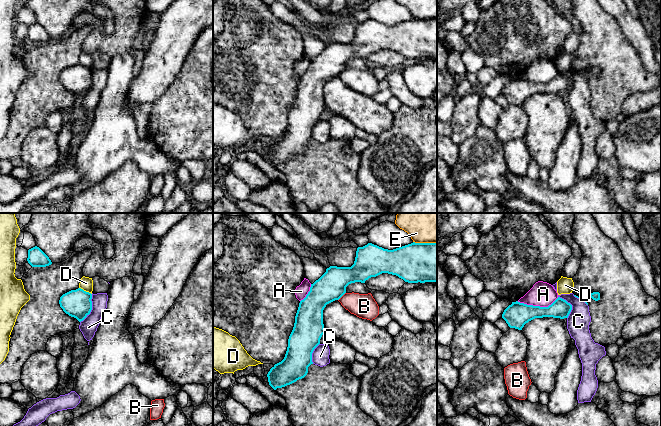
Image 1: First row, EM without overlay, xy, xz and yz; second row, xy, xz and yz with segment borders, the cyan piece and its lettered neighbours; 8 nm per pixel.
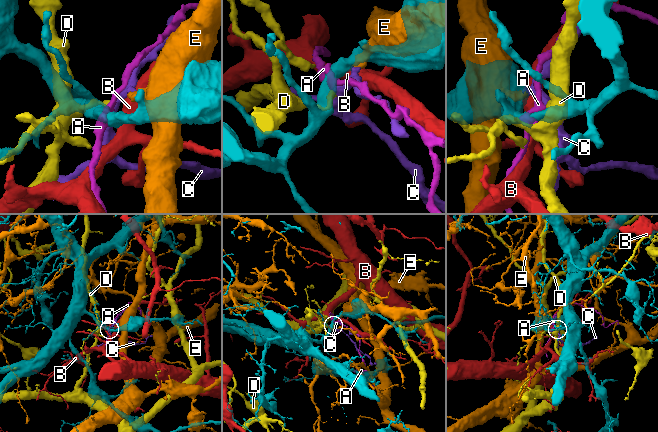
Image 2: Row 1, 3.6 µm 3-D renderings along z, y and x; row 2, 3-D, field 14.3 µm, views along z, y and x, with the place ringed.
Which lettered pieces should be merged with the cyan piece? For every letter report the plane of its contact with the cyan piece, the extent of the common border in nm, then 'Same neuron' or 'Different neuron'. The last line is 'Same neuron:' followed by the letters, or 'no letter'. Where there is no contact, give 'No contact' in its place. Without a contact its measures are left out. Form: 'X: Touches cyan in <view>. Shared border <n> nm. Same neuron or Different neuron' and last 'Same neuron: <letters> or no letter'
A: Touches cyan in yz. Shared border 340 nm. Different neuron
B: Touches cyan in xz. Shared border 90 nm. Different neuron
C: Touches cyan in xy. Shared border 260 nm. Different neuron
D: Touches cyan in xy. Shared border 120 nm. Different neuron
E: Touches cyan in xz. Shared border 190 nm. Different neuron
Same neuron: no letter

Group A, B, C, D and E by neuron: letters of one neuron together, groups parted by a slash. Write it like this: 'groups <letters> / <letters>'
groups A / B / C E / D

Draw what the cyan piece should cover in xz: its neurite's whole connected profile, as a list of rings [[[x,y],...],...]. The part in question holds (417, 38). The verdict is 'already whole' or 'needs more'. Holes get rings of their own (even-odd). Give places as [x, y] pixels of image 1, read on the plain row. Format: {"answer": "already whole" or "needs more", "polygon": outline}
{"answer": "already whole", "polygon": [[[413,18],[393,26],[368,19],[357,24],[355,37],[351,43],[330,42],[327,44],[326,48],[311,60],[310,67],[299,79],[284,135],[275,140],[267,150],[269,161],[274,166],[290,161],[307,151],[308,143],[313,140],[312,129],[320,120],[320,115],[325,109],[323,86],[326,81],[339,76],[346,69],[346,63],[349,60],[365,59],[369,54],[382,49],[396,51],[408,59],[437,59],[437,18]]]}

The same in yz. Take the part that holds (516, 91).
{"answer": "already whole", "polygon": [[[560,73],[548,83],[527,81],[516,77],[504,86],[502,94],[510,104],[522,106],[526,99],[535,94],[568,94],[571,86],[572,81]]]}

